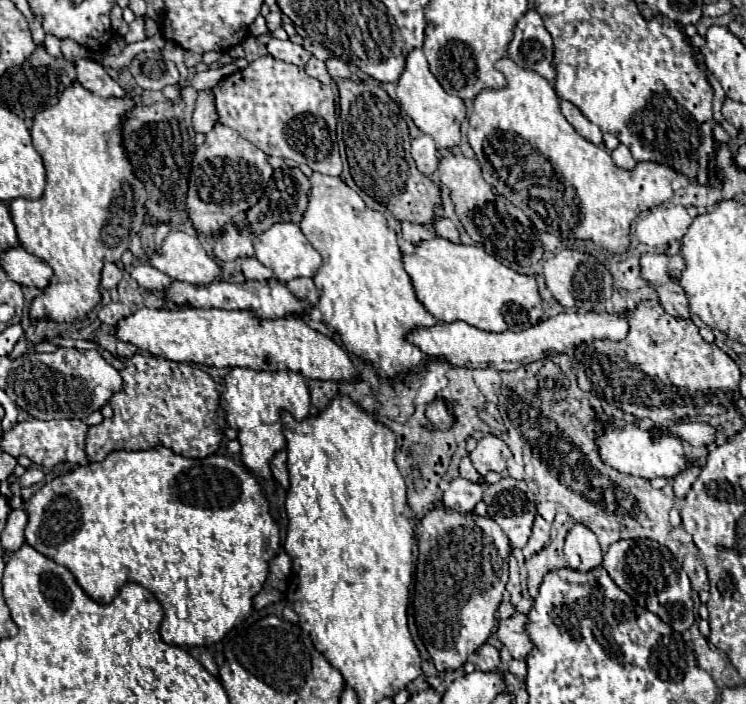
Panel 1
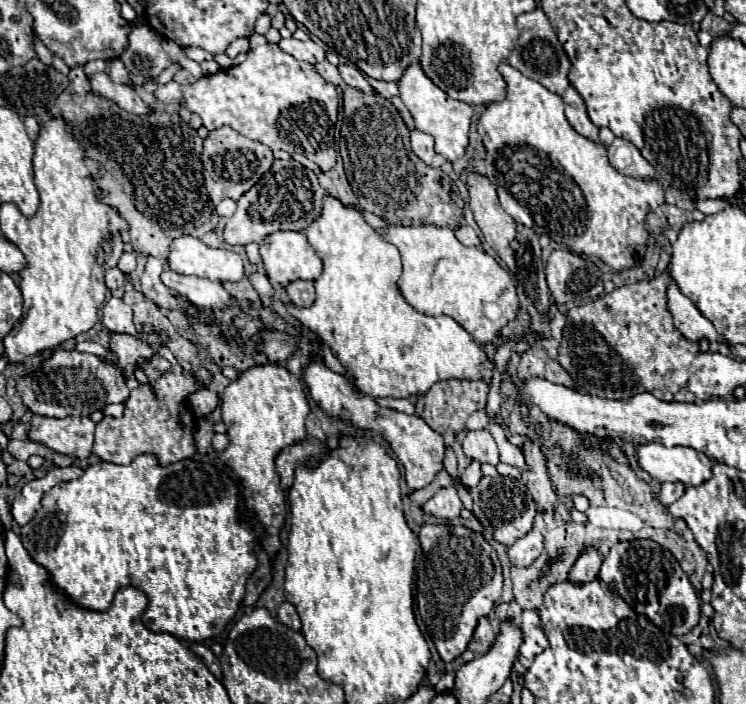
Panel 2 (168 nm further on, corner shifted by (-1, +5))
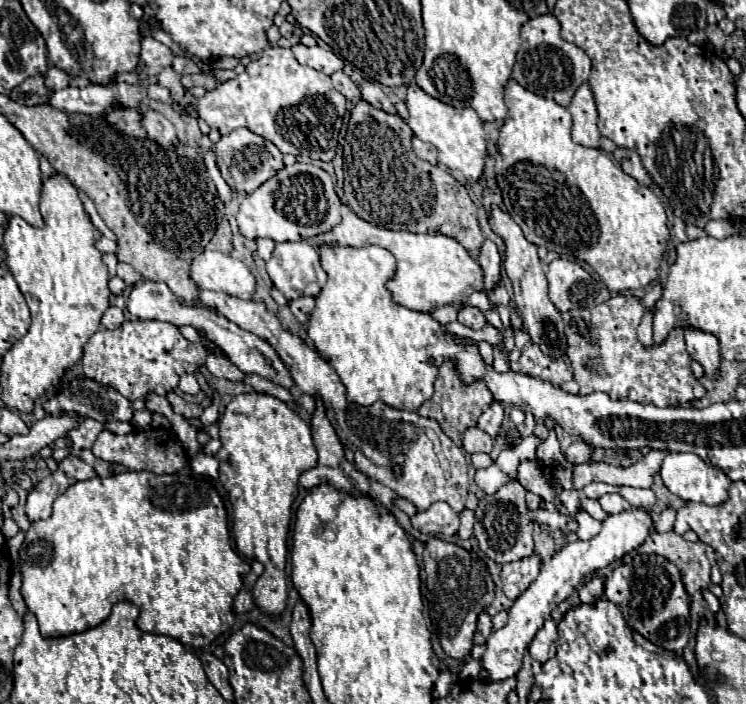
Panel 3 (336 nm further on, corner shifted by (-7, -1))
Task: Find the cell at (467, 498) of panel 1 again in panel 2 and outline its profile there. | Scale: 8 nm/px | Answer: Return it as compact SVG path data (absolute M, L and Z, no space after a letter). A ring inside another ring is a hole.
M454 486L440 488L424 506L422 512L428 516L436 516L442 520L454 520L460 516L460 510L464 508L458 492Z

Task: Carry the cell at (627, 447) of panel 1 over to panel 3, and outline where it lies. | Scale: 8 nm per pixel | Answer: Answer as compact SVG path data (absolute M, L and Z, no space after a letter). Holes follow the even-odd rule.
M670 452L670 454L662 460L660 476L662 476L664 486L666 486L672 494L680 496L680 498L686 500L686 502L692 500L692 502L706 502L706 504L716 506L716 504L722 504L722 502L726 500L726 496L728 496L728 486L730 486L728 476L726 476L720 468L704 462L704 460L702 460L700 456L696 456L696 454L674 454L674 452Z

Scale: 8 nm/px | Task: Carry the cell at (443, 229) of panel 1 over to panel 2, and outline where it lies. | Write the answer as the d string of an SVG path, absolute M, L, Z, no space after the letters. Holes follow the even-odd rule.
M462 224L460 228L456 228L456 238L464 244L464 246L480 246L480 238L478 234L468 226L468 224Z

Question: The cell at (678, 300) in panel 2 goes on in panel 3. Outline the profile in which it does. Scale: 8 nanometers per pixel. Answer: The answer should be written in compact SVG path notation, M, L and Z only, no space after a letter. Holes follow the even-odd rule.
M686 326L684 328L684 338L686 338L686 348L688 354L698 360L708 376L716 376L718 366L720 366L720 346L718 338L710 332Z

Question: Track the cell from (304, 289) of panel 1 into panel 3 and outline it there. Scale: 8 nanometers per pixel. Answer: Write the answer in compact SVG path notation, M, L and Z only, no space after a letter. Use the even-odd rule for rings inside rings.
M300 296L300 298L290 302L290 310L296 316L296 320L304 324L304 322L308 322L308 318L314 310L314 298L312 296Z

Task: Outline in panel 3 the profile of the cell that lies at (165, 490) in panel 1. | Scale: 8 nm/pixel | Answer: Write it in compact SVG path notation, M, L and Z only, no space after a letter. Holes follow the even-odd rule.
M144 470L144 472L122 472L122 474L108 476L104 480L94 476L90 480L76 482L64 494L60 494L54 500L52 516L48 520L32 522L28 532L26 532L24 544L20 548L20 566L22 566L22 572L24 572L22 596L24 596L24 602L26 602L28 610L36 614L42 636L66 636L66 634L82 632L84 628L98 626L100 622L104 622L110 616L112 606L116 602L122 602L122 600L134 602L140 608L138 626L140 626L142 632L172 636L180 644L184 644L188 648L194 648L194 650L198 650L202 646L208 646L214 638L228 632L236 622L236 614L234 614L234 606L232 606L234 596L242 588L242 578L250 572L250 564L230 544L228 514L226 514L226 504L224 504L222 494L214 486L210 488L208 482L206 484L204 482L206 480L196 480L196 476L184 476L184 474L158 476L158 474L152 474L152 472Z

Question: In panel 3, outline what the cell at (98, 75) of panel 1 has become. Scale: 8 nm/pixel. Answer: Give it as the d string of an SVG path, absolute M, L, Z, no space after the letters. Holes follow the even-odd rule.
M142 110L142 128L146 130L148 138L158 142L162 148L172 148L178 138L174 132L174 126L160 114L154 110Z

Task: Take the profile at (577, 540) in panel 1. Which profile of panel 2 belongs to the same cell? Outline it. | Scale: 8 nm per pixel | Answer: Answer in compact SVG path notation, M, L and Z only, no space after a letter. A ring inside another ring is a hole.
M588 548L574 564L568 580L574 582L574 584L586 584L586 582L592 582L598 578L598 570L600 570L600 564L602 564L602 556L594 550L594 548Z

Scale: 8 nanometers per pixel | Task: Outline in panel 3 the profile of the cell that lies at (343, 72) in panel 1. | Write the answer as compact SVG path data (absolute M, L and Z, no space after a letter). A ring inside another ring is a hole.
M366 80L366 82L360 84L360 94L362 94L362 98L364 98L366 102L370 102L372 106L376 106L376 108L380 108L380 110L384 110L384 112L396 114L396 108L390 104L390 100L388 100L388 96L384 94L382 86Z

